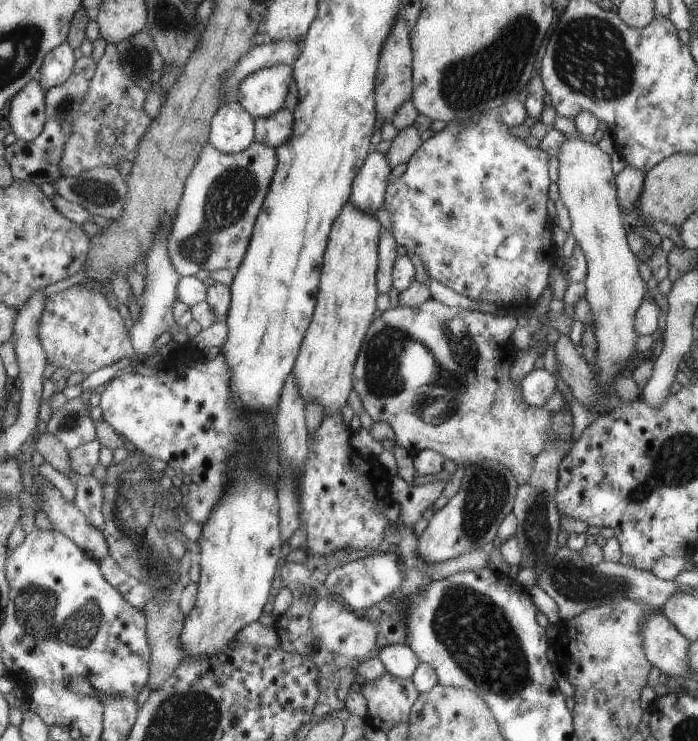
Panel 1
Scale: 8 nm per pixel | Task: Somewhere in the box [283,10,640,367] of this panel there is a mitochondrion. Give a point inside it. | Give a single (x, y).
(591, 58)

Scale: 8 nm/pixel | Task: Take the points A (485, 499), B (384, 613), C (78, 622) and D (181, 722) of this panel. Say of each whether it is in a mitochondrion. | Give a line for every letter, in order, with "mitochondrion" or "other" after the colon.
A: mitochondrion
B: other
C: mitochondrion
D: mitochondrion

